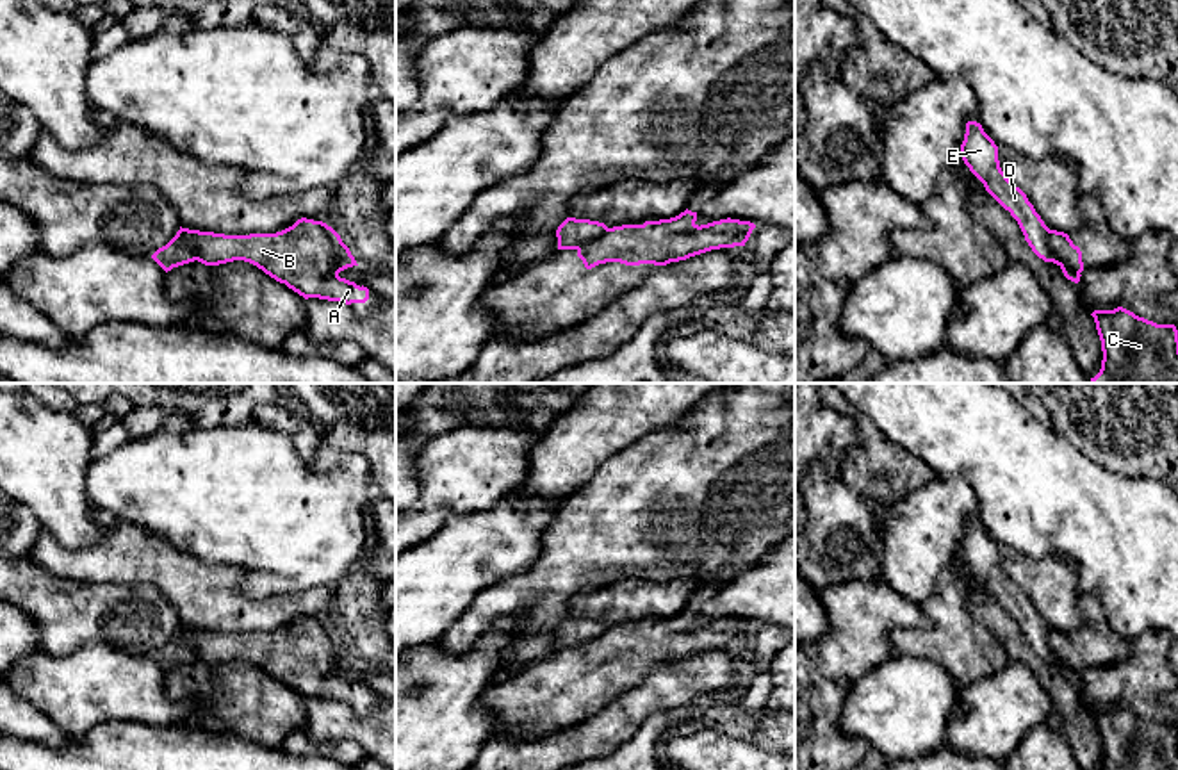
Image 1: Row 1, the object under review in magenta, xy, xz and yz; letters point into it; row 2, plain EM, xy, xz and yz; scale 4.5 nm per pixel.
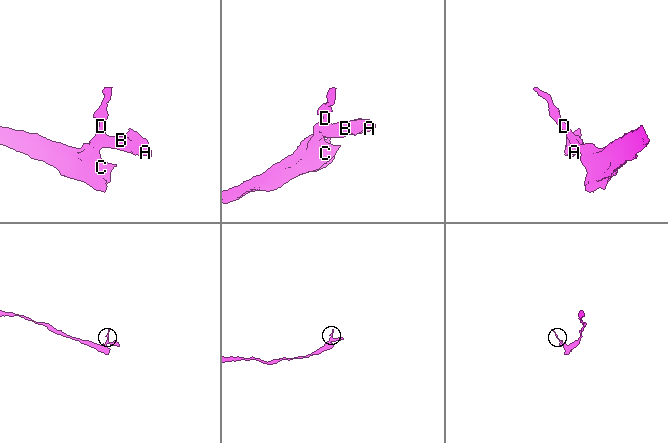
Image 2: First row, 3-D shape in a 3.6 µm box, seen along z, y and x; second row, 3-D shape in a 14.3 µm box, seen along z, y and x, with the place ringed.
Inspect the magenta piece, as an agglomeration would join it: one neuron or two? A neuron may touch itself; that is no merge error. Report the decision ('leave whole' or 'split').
split

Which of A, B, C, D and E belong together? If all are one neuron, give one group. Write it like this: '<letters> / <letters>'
A B / C D E

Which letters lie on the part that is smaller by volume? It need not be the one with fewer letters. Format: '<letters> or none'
A, B

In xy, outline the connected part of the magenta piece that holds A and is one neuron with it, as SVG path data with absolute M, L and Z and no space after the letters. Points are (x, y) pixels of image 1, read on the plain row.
M301 617L276 633L225 635L191 629L185 642L205 665L250 661L305 699L346 704L369 699L367 686L339 676L358 663L340 635L323 620Z

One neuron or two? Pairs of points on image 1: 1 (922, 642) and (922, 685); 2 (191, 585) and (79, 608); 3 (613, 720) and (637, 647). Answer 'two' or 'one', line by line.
1: two
2: two
3: two

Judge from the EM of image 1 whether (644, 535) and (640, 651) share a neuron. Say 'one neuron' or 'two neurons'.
two neurons

